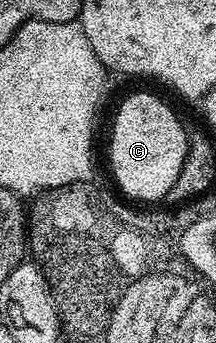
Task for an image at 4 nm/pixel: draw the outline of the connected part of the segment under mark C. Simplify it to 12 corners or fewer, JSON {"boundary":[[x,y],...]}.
{"boundary":[[128,95],[110,170],[130,200],[161,203],[188,152],[164,99]]}

